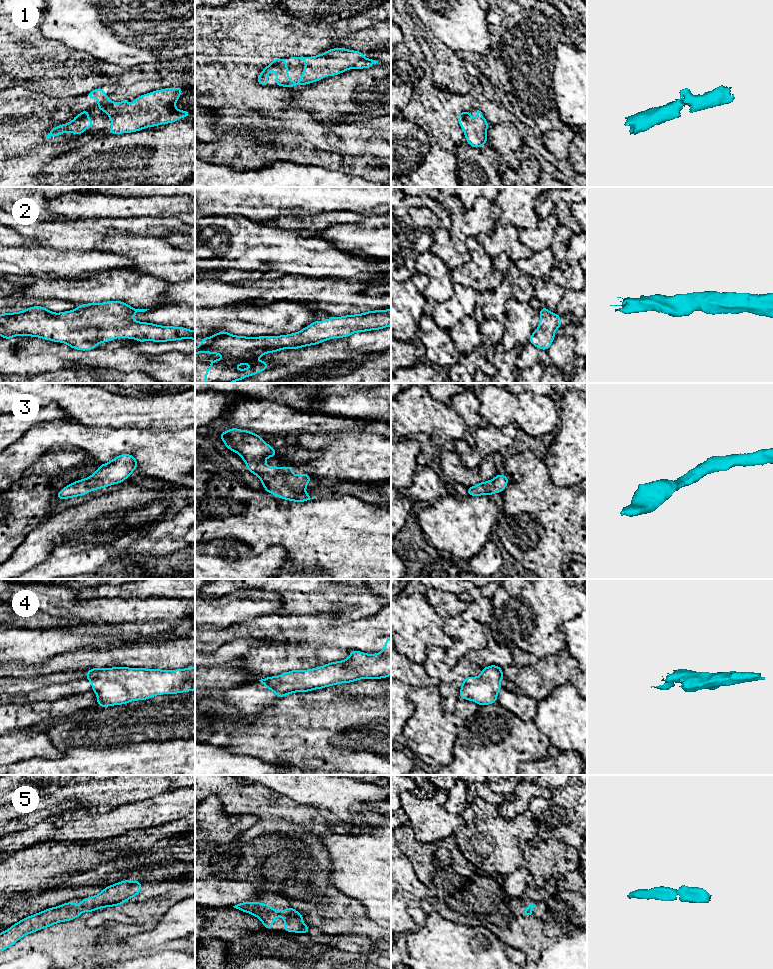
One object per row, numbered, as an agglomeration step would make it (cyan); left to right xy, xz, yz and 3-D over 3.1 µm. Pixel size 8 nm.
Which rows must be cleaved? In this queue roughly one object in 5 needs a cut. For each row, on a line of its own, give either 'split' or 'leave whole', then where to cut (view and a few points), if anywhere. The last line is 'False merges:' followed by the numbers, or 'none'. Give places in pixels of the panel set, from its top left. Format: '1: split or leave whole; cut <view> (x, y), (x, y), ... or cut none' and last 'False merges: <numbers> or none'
1: leave whole; cut none
2: leave whole; cut none
3: leave whole; cut none
4: leave whole; cut none
5: leave whole; cut none
False merges: none

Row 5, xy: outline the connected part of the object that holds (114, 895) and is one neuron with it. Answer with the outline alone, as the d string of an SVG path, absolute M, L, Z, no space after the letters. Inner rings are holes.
M124 880L104 888L101 893L95 896L82 899L78 906L69 901L28 916L0 933L0 952L30 933L59 922L73 920L81 916L82 911L90 913L105 907L119 906L132 897L138 896L141 892L141 883L142 881Z

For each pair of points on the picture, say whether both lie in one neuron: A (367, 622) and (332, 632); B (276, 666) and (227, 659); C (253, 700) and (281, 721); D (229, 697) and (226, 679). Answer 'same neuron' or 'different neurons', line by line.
A: same neuron
B: different neurons
C: different neurons
D: different neurons

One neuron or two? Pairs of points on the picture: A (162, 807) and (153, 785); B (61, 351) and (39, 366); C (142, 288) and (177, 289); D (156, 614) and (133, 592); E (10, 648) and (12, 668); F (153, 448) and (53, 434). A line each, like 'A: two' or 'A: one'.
A: two
B: two
C: two
D: two
E: two
F: one

